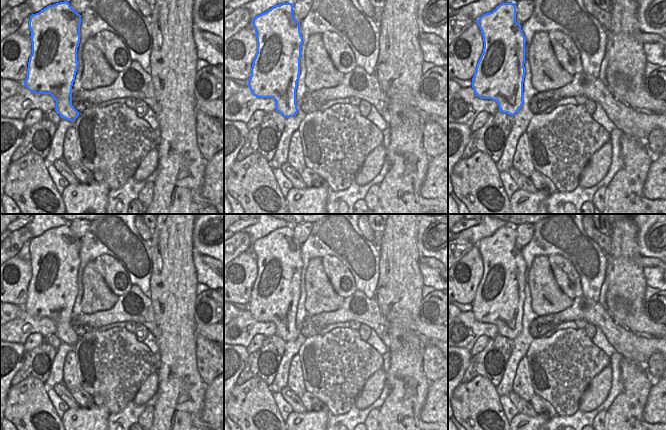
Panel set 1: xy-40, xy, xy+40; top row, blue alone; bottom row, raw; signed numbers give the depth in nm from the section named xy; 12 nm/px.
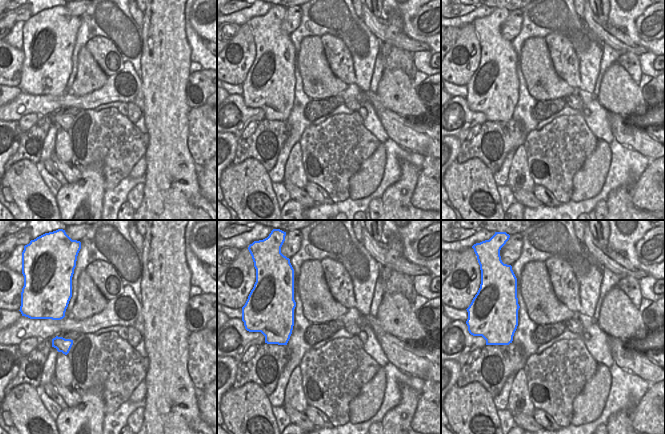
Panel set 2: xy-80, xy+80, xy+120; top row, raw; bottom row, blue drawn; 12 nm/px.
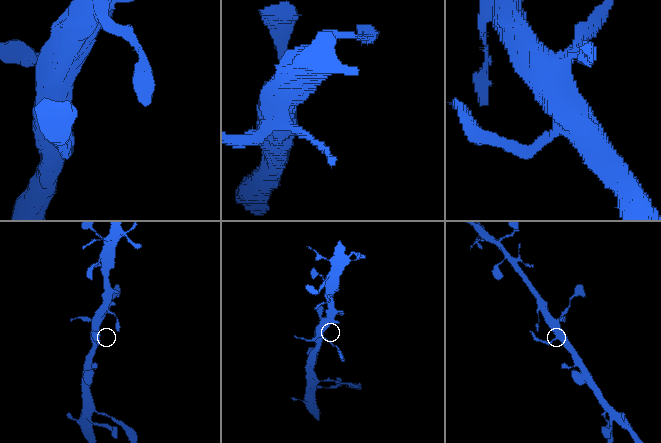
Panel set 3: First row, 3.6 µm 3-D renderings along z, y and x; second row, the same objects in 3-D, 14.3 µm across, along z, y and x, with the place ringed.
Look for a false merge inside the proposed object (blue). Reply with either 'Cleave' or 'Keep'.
Keep

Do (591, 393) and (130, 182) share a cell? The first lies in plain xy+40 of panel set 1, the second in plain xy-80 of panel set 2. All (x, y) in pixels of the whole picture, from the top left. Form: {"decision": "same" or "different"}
{"decision": "different"}

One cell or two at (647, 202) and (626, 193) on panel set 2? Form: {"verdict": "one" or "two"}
{"verdict": "two"}

